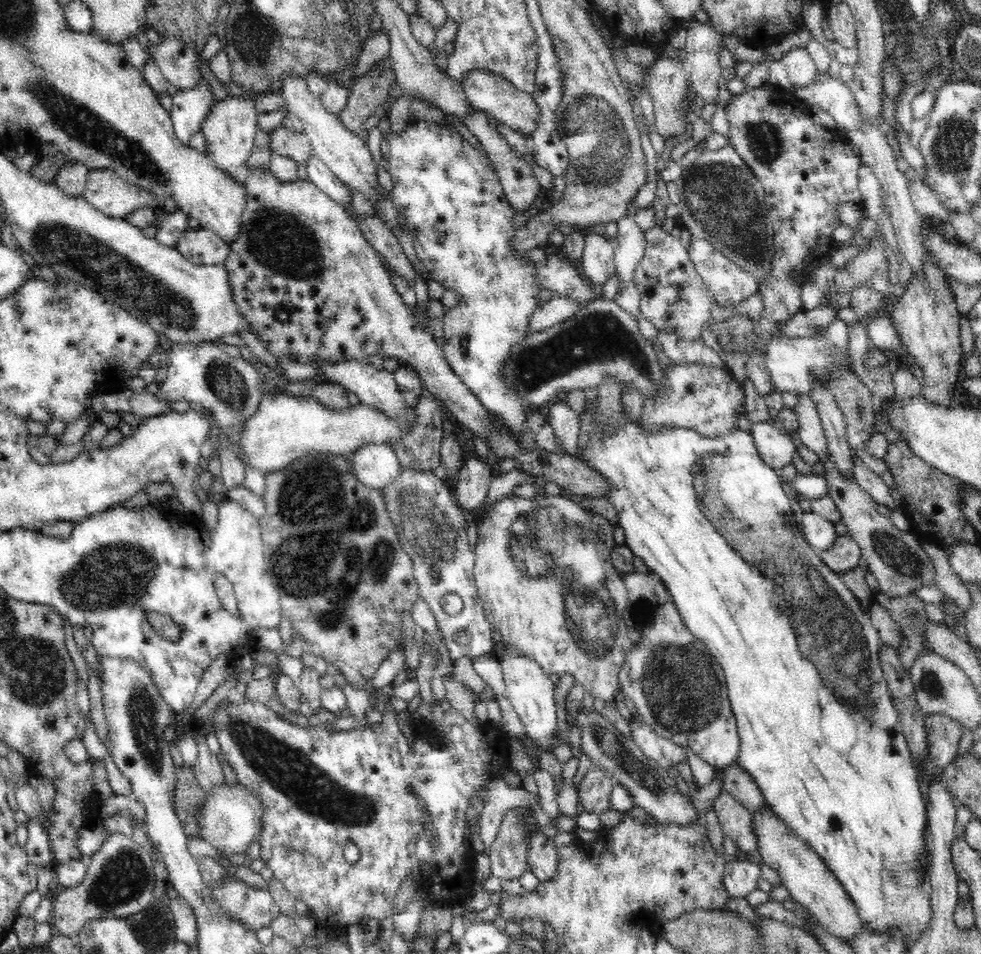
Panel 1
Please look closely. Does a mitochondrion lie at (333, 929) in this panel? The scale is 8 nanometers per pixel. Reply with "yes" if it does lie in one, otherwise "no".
no

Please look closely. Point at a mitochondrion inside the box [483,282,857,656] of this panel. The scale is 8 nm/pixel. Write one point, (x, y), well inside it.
(599, 338)

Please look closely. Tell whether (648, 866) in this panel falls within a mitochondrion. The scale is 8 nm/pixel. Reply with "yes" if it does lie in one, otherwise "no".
yes

